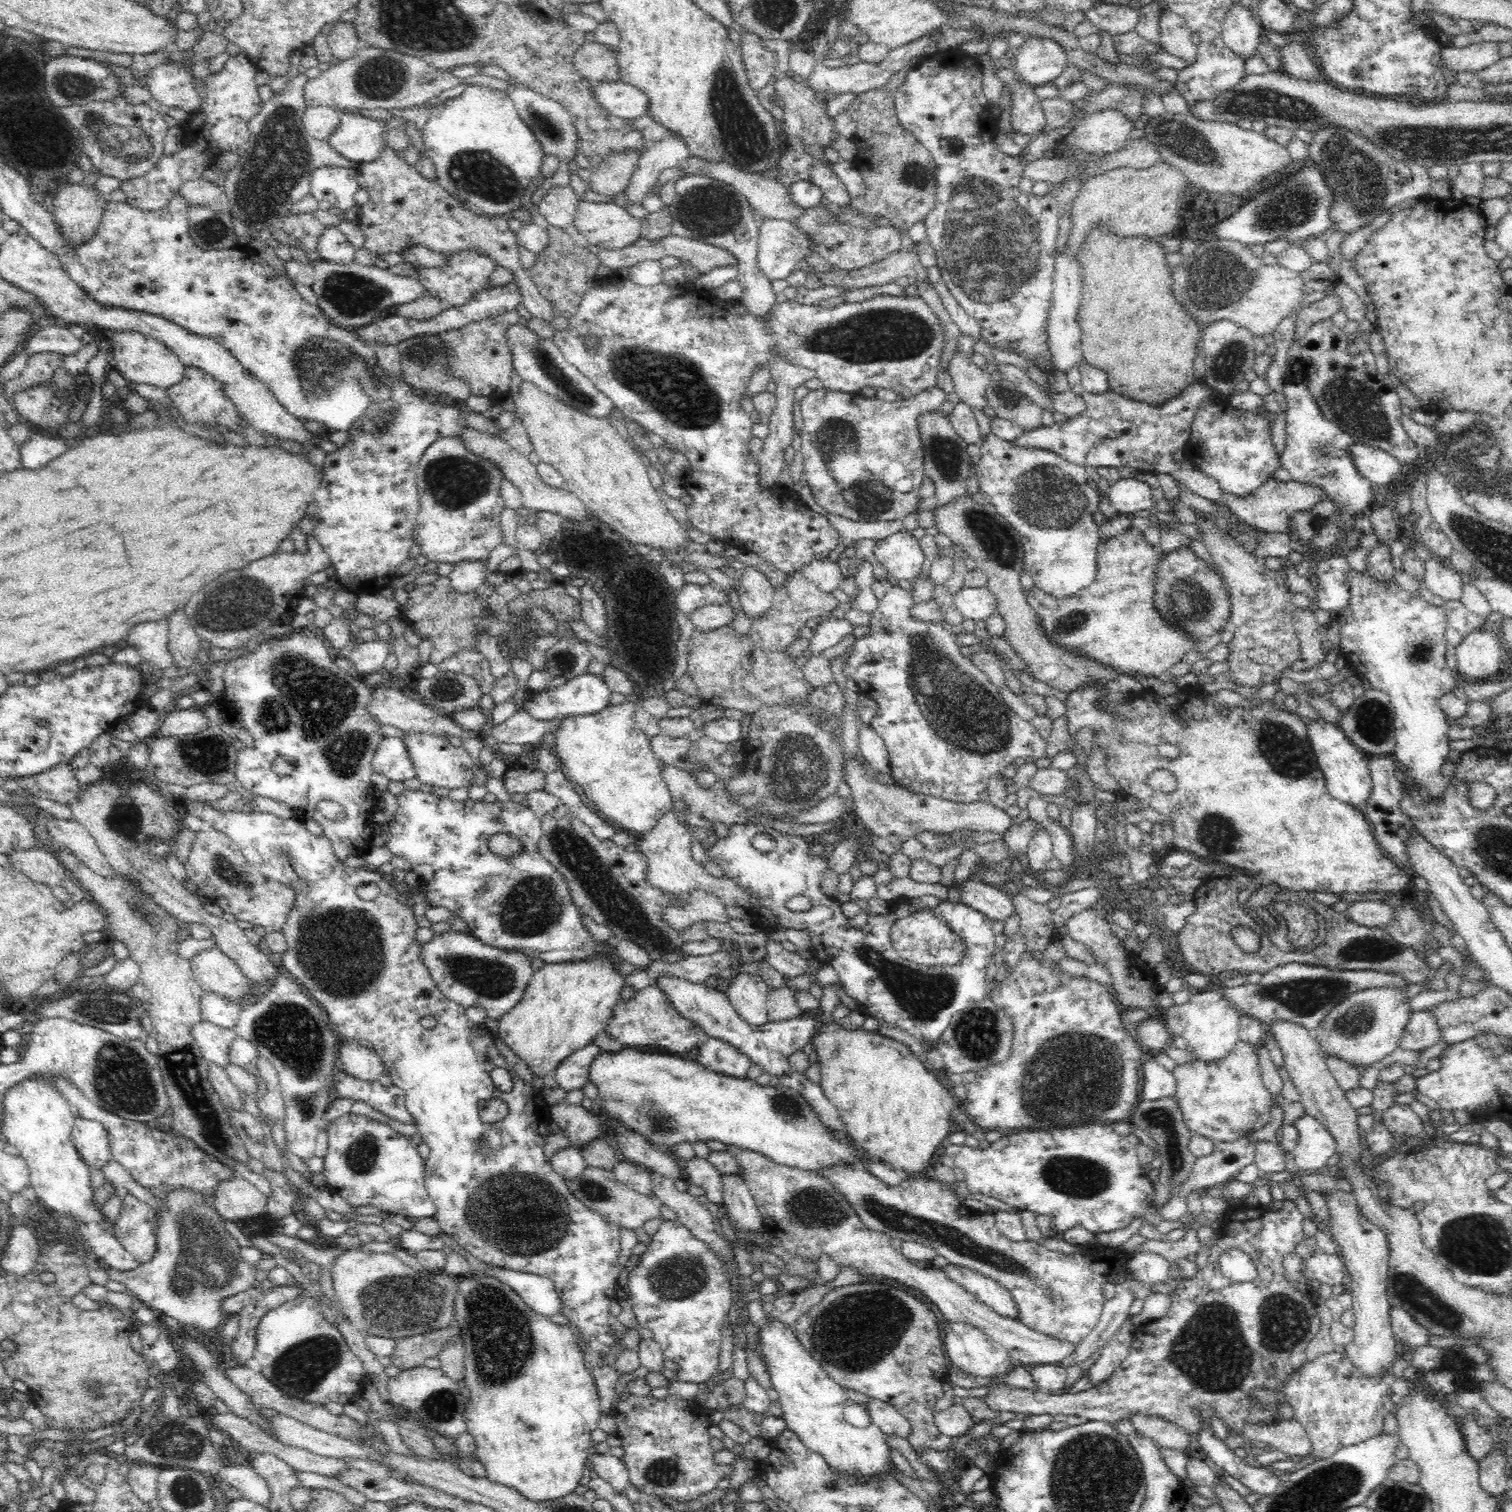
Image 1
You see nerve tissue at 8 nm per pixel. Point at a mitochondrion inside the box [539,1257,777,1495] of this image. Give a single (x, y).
(661, 1472)

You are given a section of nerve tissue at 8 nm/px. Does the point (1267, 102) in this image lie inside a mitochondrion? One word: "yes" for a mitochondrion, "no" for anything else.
yes

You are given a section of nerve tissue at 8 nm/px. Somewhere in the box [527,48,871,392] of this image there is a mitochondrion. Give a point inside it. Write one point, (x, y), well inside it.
(744, 138)

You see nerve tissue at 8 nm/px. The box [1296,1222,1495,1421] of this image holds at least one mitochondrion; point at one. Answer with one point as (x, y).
(1426, 1303)

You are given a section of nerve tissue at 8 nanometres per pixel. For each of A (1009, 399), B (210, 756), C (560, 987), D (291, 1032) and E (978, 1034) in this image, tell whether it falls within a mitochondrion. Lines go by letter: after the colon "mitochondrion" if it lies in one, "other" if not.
A: mitochondrion
B: mitochondrion
C: other
D: mitochondrion
E: mitochondrion

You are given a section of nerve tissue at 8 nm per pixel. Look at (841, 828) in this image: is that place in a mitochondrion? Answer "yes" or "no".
no

